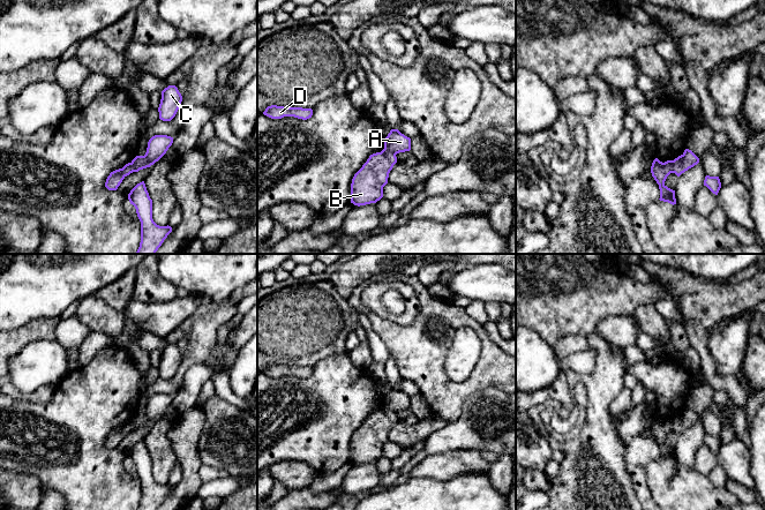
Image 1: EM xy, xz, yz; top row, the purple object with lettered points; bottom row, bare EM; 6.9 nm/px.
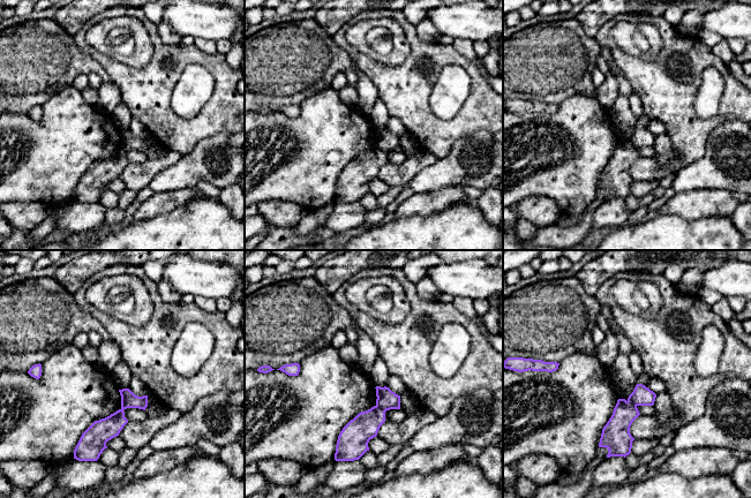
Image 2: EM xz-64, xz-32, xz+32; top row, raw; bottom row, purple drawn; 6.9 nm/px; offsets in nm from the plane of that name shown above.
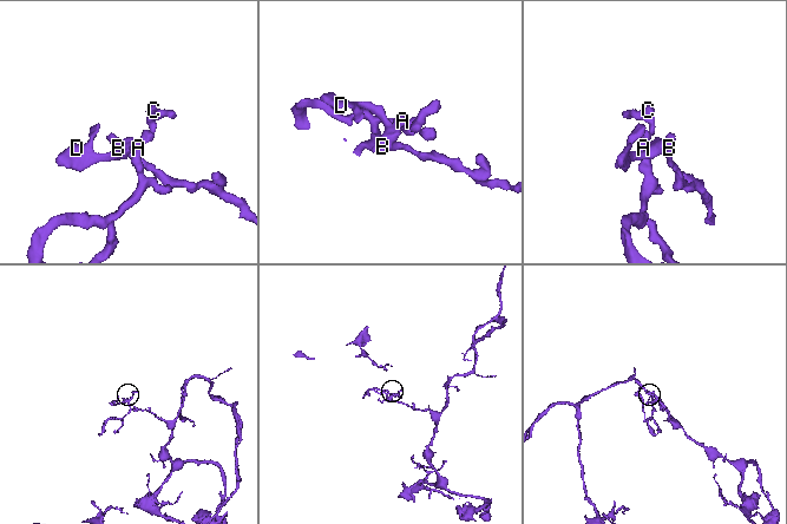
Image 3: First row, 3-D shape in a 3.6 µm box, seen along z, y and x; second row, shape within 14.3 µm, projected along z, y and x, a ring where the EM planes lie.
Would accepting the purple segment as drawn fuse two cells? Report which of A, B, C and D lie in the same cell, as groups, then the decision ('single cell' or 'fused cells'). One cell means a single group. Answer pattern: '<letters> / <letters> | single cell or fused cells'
A C / B D | fused cells

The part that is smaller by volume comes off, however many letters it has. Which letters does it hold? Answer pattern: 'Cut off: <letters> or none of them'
Cut off: A, C

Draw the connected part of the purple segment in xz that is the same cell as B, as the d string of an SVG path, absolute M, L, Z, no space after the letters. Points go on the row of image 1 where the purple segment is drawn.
M385 148L381 152L370 155L352 179L351 203L360 207L380 201L389 173L396 163L396 155Z

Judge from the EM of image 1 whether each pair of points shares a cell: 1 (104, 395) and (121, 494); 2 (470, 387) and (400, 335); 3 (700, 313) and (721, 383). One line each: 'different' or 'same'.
1: same
2: same
3: same

